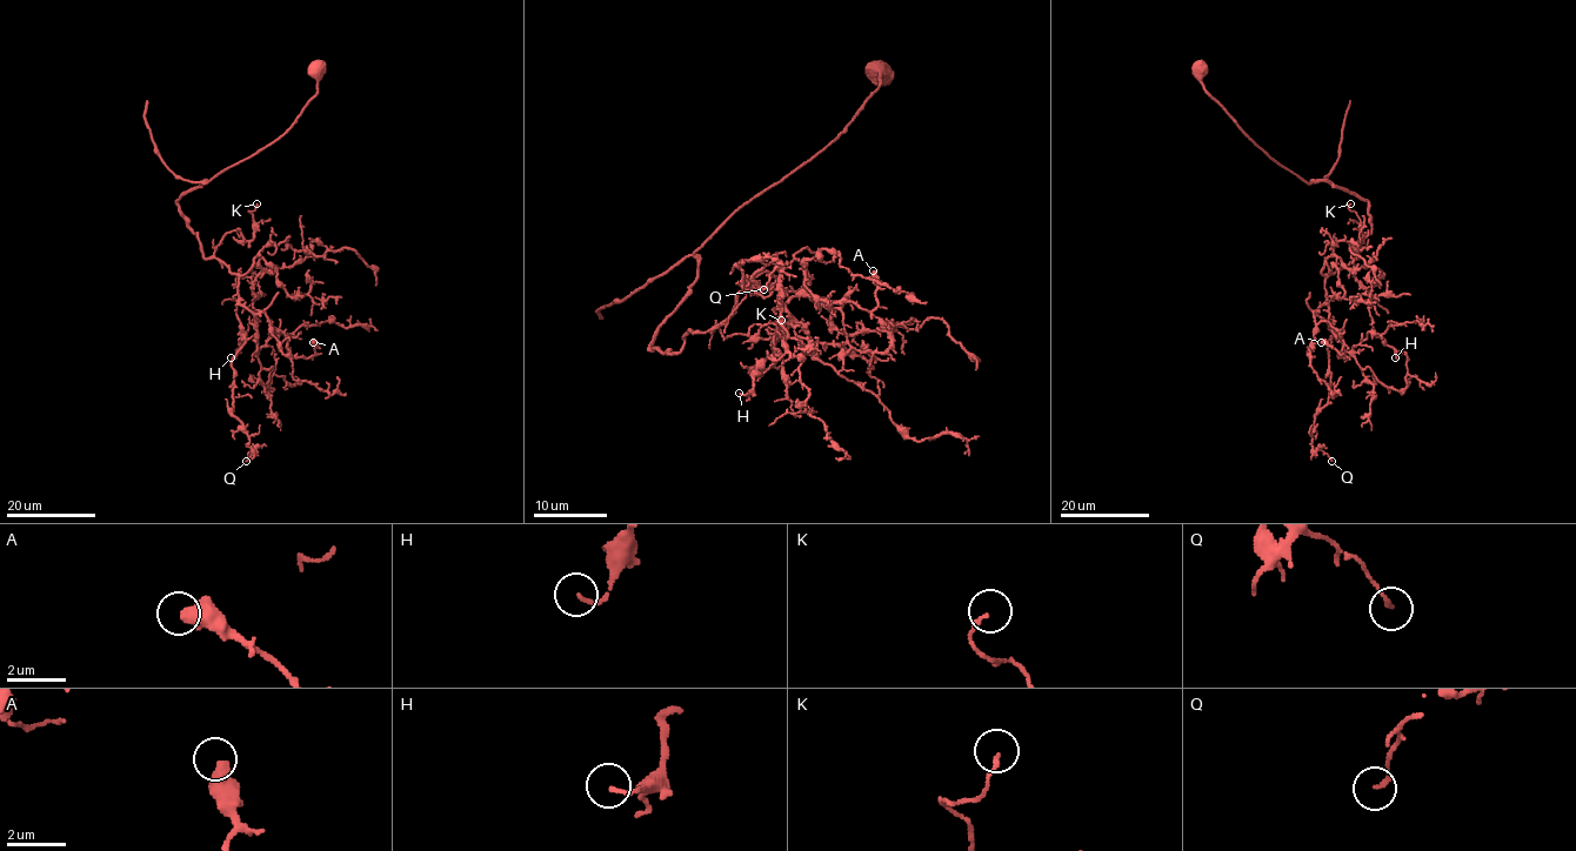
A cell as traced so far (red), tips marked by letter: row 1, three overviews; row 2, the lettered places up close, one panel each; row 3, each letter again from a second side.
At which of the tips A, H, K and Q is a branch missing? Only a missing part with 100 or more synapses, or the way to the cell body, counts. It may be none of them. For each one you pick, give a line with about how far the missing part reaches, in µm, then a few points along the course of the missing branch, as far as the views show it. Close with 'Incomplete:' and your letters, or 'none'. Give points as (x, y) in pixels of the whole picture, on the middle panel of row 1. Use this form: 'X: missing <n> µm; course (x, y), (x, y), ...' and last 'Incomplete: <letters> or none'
Incomplete: none

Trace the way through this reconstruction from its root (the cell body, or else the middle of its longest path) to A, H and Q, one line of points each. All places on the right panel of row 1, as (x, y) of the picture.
A: (1200, 68), (1273, 160), (1368, 202), (1359, 258), (1326, 279), (1313, 313), (1346, 356), (1321, 342)
H: (1200, 68), (1203, 88), (1273, 160), (1368, 202), (1359, 258), (1322, 273), (1334, 255), (1353, 273), (1395, 357)
Q: (1200, 68), (1203, 88), (1273, 160), (1368, 202), (1359, 258), (1326, 279), (1330, 387), (1311, 448), (1331, 461)

